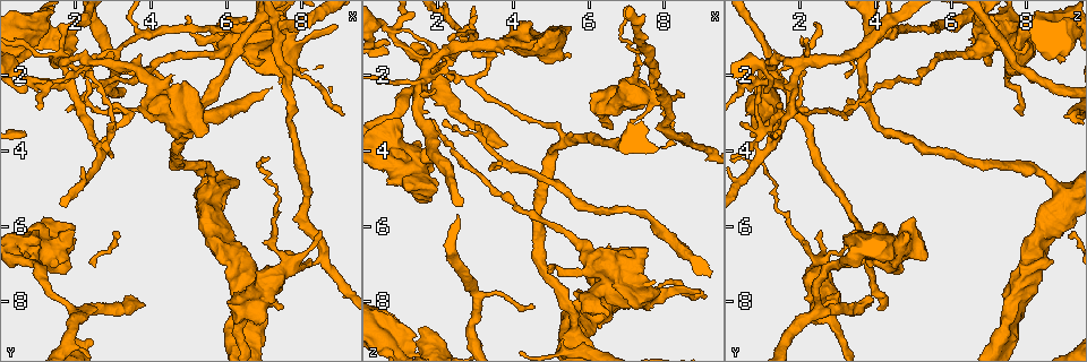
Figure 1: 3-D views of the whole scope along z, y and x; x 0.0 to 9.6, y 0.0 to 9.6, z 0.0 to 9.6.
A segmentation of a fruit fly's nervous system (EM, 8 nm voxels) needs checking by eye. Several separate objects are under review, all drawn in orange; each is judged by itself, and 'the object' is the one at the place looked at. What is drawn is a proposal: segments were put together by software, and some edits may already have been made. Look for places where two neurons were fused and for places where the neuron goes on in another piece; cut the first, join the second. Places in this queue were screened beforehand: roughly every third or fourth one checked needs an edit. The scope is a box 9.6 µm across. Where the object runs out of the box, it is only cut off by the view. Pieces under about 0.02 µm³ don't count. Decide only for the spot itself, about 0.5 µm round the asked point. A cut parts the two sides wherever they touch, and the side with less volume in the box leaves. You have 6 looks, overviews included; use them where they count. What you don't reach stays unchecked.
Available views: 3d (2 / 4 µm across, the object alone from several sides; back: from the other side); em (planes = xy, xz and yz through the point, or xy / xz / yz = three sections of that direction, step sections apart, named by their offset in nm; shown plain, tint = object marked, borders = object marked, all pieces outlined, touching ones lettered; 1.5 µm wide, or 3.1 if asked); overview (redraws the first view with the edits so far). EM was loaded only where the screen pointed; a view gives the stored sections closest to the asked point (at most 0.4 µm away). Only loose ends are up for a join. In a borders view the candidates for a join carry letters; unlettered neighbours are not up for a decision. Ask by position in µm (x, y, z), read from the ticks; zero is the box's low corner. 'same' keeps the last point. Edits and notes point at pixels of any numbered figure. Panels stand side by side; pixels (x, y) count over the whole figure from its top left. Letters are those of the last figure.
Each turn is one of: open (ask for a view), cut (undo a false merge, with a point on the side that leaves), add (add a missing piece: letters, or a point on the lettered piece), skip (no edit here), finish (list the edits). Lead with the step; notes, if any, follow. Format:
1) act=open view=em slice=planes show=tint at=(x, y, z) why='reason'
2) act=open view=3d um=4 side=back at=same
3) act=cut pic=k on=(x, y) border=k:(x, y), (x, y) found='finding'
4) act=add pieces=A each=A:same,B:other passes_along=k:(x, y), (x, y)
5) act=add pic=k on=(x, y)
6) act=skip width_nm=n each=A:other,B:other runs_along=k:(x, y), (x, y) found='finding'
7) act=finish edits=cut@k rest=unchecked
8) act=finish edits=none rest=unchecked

act=open view=3d um=4 at=(9.05, 3.00, 7.90) why='long arm stops here'

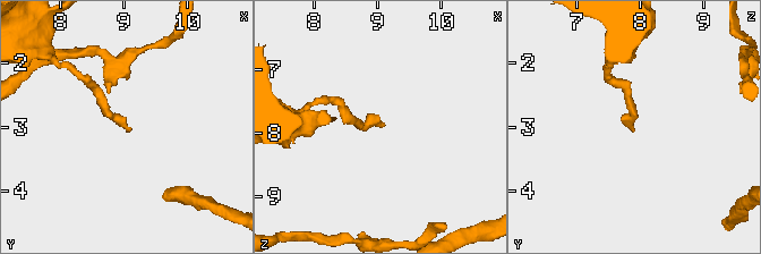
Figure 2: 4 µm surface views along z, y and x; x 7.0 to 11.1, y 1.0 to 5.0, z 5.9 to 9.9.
act=open view=em slice=xy step=4 show=tint at=(9.10, 3.05, 7.90) why='need the tissue'

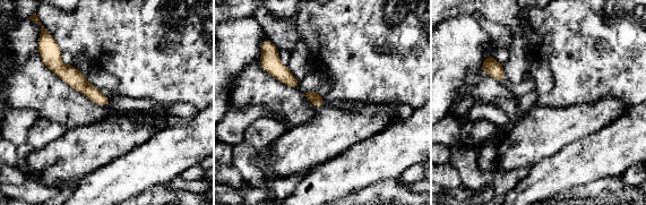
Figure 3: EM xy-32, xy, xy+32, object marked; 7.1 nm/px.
act=open view=em slice=planes show=borders at=same why='another direction'

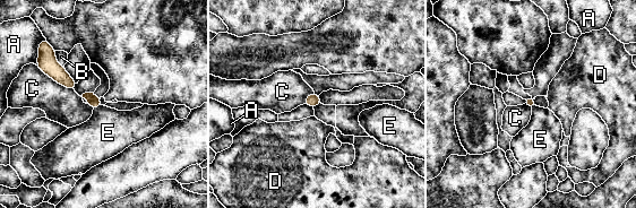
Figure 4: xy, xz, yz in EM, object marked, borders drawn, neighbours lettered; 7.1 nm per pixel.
act=skip each=A:other,B:other,C:other,D:other,E:other border=4:(103, 105), (96, 106), (93, 110) found='no lettered piece goes on from it'

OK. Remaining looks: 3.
act=open view=3d um=2 at=(8.90, 0.75, 7.80) why='free end'

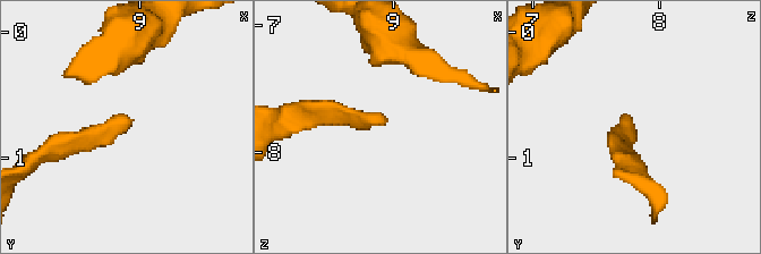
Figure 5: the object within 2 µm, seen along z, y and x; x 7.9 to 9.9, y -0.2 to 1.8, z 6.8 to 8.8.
act=open view=em slice=planes show=borders at=(8.94, 0.70, 7.76)

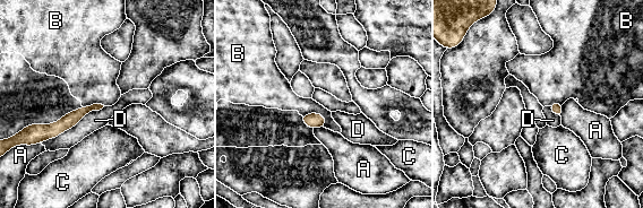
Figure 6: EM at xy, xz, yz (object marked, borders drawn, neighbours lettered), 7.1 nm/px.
act=skip each=A:other,B:other,C:other,D:other runs_along=6:(99, 106), (84, 110), (50, 136) found='no lettered piece goes on from it'

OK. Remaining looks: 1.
act=open view=em slice=planes show=borders at=(5.35, 3.60, 0.70) why='branch stops here'

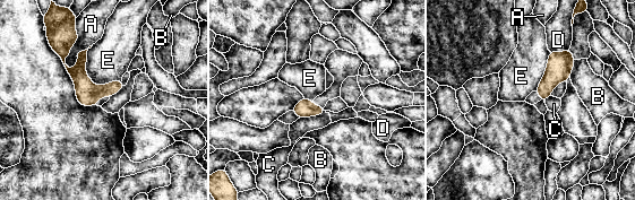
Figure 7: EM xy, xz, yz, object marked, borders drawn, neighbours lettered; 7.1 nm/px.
act=skip longest_contact=E:340nm each=A:other,B:other,C:other,D:other,E:other found='no lettered piece goes on from it'

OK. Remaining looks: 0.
act=finish edits=none rest=unchecked

